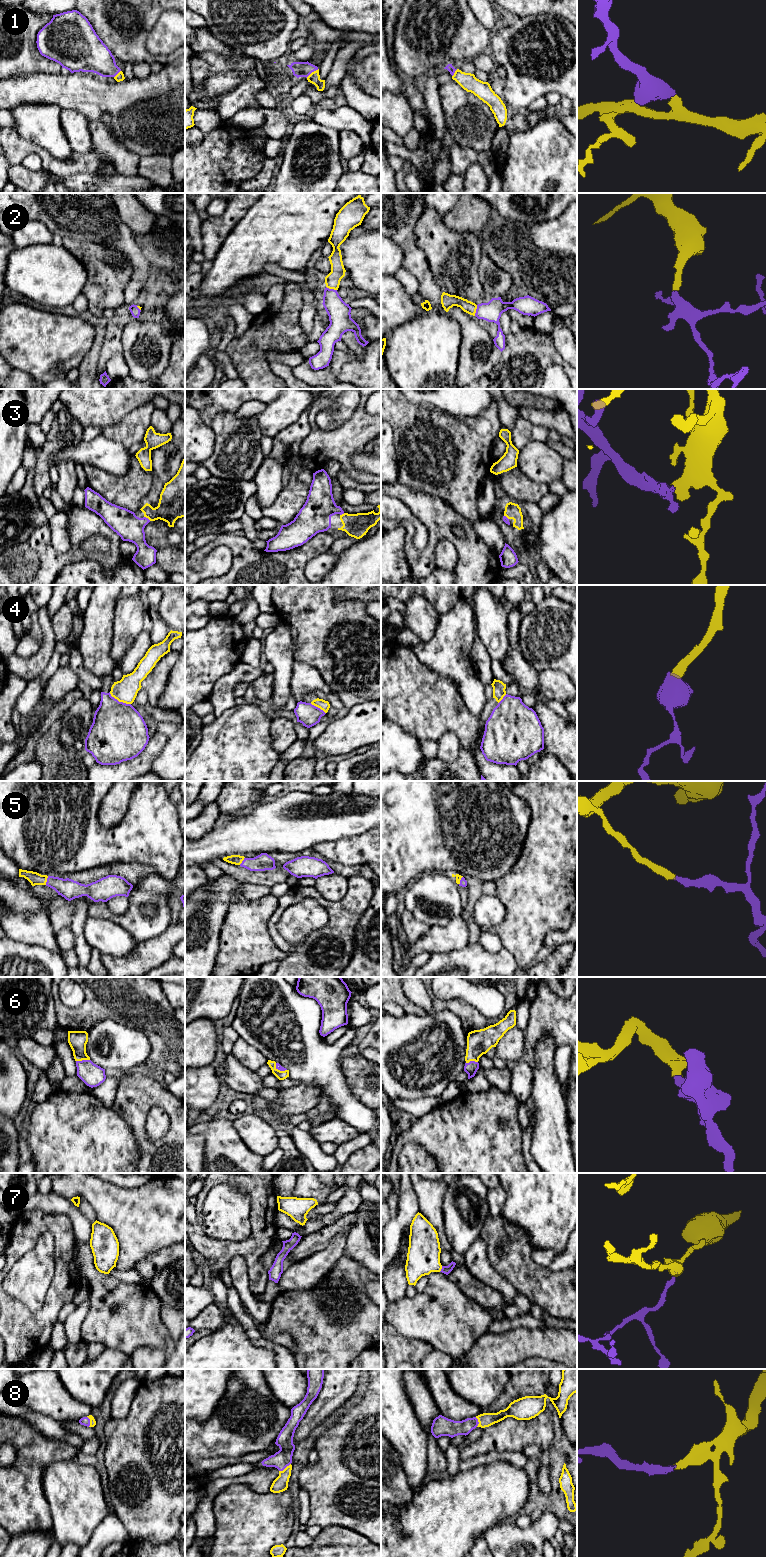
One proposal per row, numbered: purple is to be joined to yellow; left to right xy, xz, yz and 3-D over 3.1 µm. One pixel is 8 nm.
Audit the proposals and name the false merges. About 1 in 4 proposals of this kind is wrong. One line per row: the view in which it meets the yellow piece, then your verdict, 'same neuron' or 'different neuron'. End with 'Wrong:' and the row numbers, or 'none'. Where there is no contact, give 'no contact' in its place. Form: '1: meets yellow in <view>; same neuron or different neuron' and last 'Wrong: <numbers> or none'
1: meets yellow in xz; same neuron
2: meets yellow in xz; same neuron
3: meets yellow in xy; same neuron
4: meets yellow in xy; different neuron
5: meets yellow in xy; same neuron
6: meets yellow in xy; same neuron
7: meets yellow in yz; same neuron
8: meets yellow in xz; same neuron
Wrong: 4

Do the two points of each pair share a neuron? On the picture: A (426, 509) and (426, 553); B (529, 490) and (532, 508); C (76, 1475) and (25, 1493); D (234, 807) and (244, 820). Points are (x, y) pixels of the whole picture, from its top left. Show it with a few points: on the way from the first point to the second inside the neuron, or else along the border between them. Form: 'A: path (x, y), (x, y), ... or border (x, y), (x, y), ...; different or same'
A: path (433, 520), (432, 542); same
B: border (537, 503), (520, 502), (518, 504); different
C: border (48, 1464), (43, 1473), (43, 1495), (49, 1510); different
D: border (245, 811), (233, 817); different

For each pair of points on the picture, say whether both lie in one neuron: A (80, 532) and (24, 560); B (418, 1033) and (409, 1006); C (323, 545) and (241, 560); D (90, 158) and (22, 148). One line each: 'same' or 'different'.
A: same
B: different
C: same
D: same

